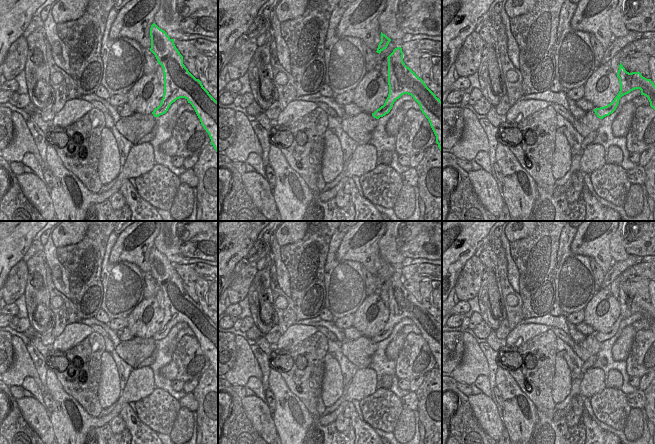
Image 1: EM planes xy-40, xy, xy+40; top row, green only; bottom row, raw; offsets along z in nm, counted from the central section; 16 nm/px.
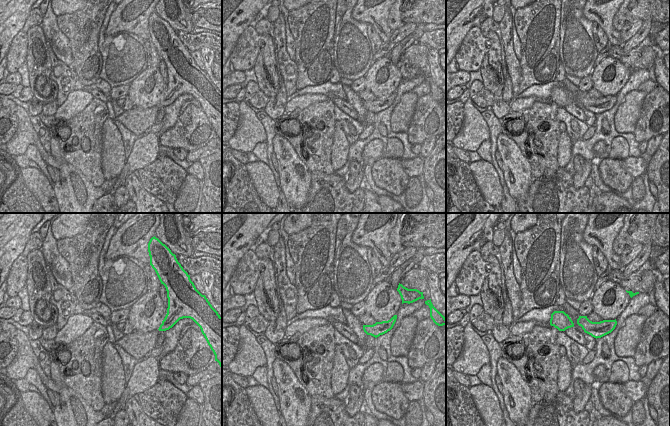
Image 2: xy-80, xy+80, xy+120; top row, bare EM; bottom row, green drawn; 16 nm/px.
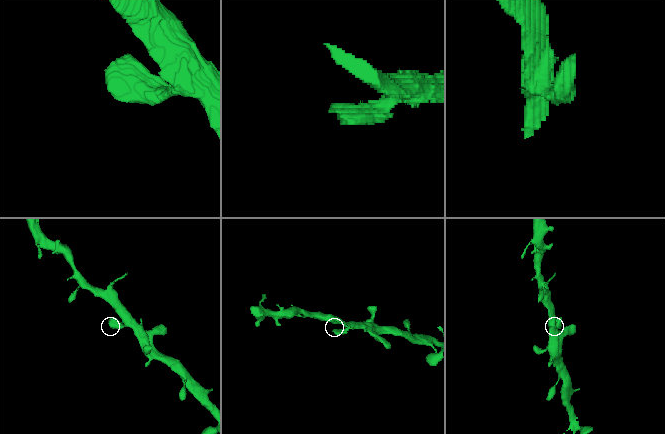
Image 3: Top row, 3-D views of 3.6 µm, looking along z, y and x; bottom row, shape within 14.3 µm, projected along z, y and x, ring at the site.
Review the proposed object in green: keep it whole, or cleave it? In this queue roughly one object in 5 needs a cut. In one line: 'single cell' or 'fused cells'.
single cell

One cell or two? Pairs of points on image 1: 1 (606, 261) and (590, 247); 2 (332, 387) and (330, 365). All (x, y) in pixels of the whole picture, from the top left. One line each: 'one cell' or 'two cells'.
1: one cell
2: one cell

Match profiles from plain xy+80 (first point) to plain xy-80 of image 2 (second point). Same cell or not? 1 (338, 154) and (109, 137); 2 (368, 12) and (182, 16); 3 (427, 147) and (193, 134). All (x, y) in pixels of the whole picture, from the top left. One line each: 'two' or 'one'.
1: one
2: two
3: two

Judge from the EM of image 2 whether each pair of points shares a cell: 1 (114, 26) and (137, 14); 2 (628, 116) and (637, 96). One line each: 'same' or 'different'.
1: same
2: same

